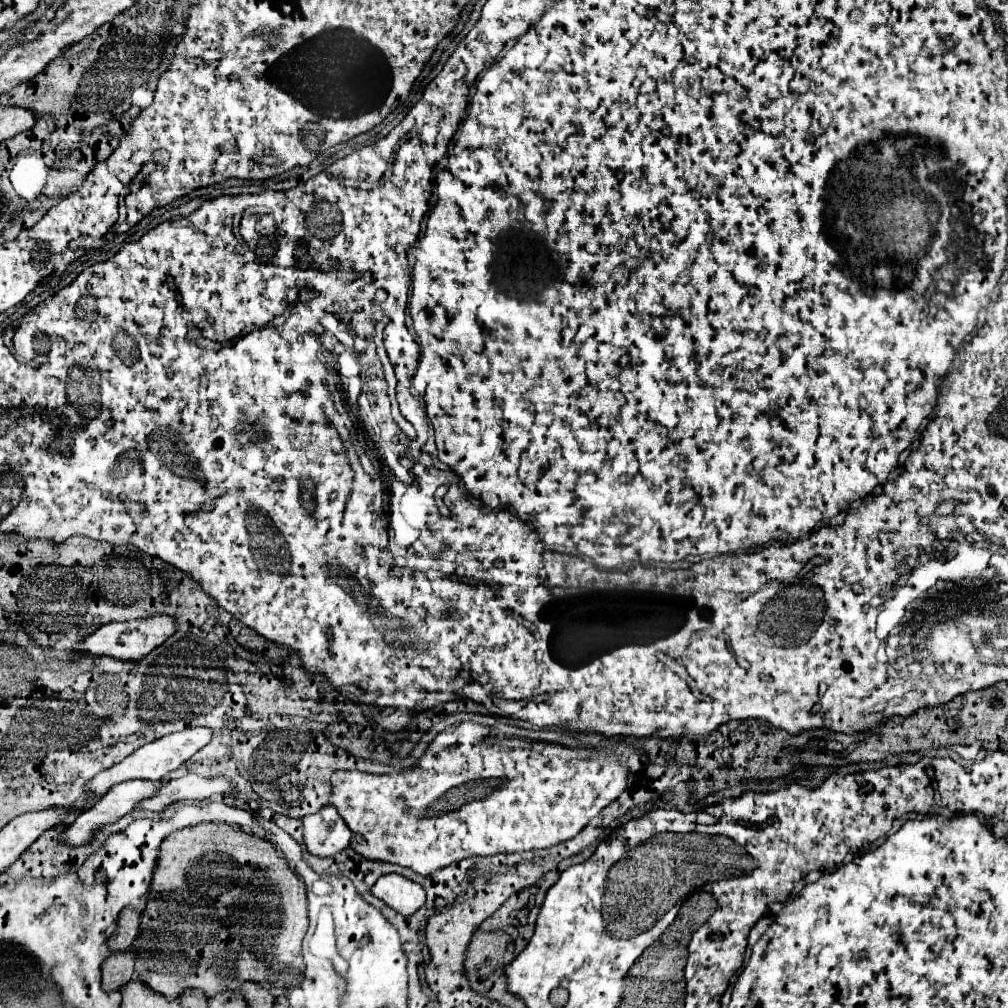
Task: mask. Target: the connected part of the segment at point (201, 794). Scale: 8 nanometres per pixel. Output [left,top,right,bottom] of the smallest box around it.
[139,773,233,813]

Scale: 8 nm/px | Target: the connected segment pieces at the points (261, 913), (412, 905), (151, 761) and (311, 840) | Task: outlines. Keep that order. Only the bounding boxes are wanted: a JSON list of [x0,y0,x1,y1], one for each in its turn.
[[131,823,307,1001],[371,875,425,915],[85,727,211,797],[303,807,351,857]]

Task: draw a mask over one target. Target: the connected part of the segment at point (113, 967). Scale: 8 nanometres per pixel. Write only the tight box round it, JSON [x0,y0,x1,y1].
[101,951,133,993]

